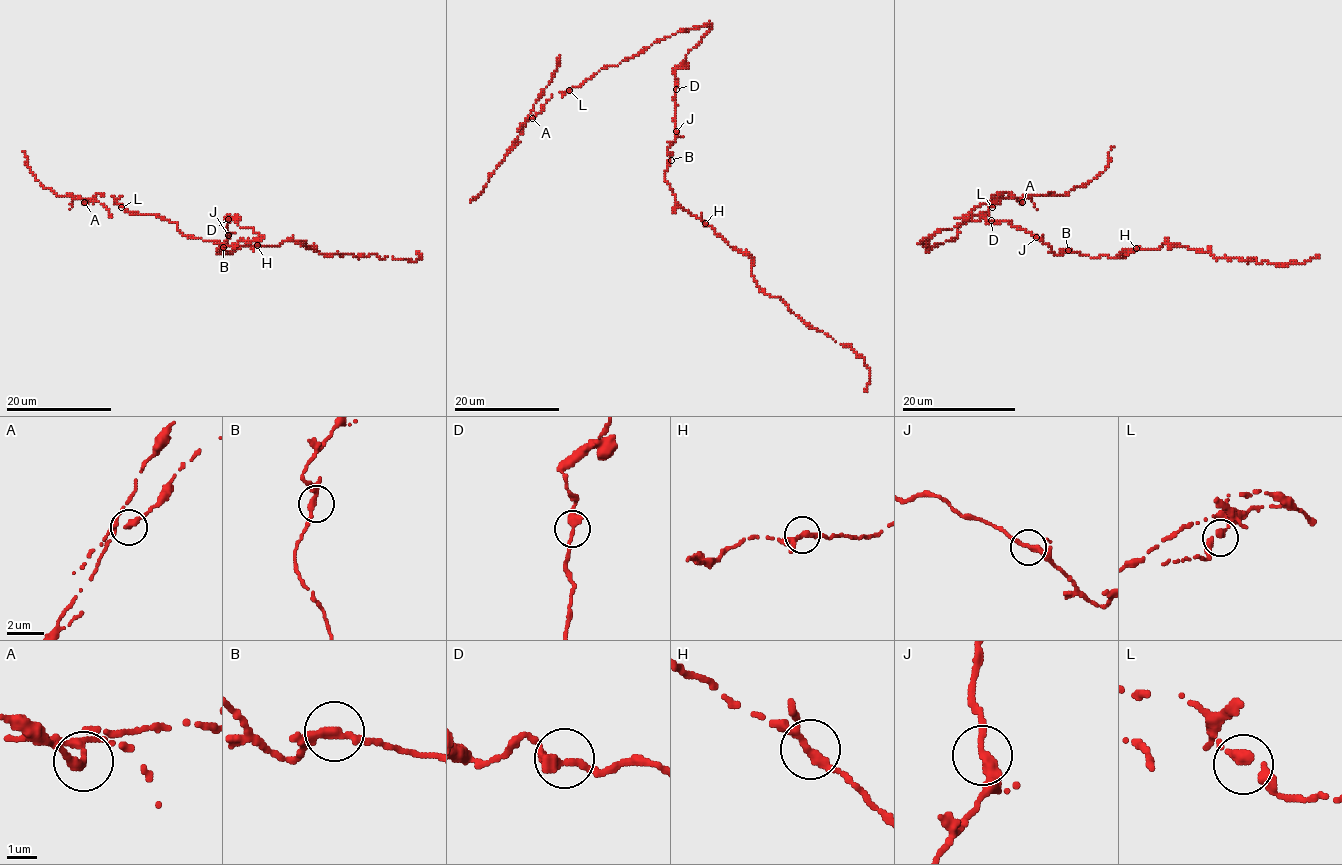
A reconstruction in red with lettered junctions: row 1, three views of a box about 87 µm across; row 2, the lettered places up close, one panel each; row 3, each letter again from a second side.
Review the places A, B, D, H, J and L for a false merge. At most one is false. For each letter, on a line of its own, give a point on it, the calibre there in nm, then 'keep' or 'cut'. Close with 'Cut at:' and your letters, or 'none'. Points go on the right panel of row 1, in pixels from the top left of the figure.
A: place (1022, 202); calibre 240 nm; cut
B: place (1068, 250); calibre 240 nm; keep
D: place (991, 220); calibre 360 nm; keep
H: place (1136, 248); calibre 240 nm; keep
J: place (1036, 237); calibre 300 nm; keep
L: place (992, 207); calibre 260 nm; keep
Cut at: A

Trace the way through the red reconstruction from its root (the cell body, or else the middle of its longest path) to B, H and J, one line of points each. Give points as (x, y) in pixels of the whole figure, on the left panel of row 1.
B: (228, 220), (229, 239), (223, 247)
H: (228, 220), (229, 239), (219, 252), (223, 248), (216, 251), (219, 254), (230, 253), (244, 245), (257, 245)
J: (228, 220), (228, 235)

